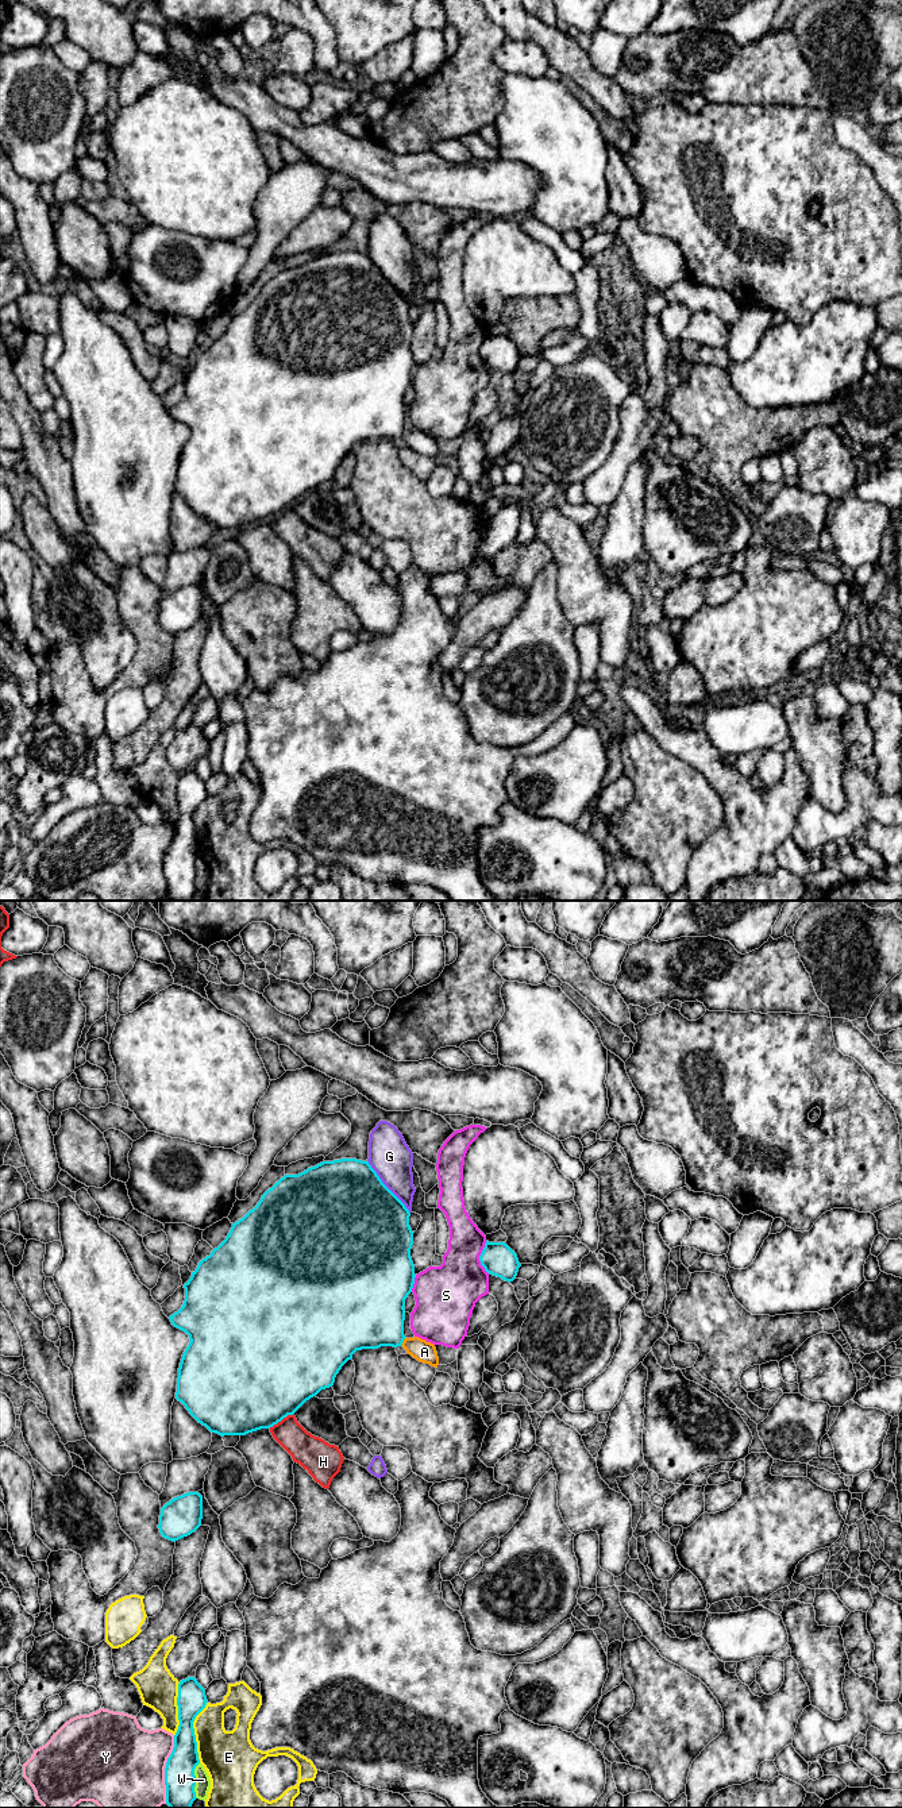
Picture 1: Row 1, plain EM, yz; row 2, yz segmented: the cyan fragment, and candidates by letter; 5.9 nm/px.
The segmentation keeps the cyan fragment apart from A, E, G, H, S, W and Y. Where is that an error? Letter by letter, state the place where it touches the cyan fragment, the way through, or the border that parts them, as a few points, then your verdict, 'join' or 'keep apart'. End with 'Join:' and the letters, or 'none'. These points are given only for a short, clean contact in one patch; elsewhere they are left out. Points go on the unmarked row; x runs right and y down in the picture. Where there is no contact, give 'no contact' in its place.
A: yz (403, 434) | across yz (370, 407), (394, 430), (403, 434), (424, 444) | join
E: yz (193, 825) | keep apart
G: yz (386, 280) | keep apart
H: yz (281, 512) | keep apart
S: yz (480, 350) | keep apart
W: yz (195, 872) | keep apart
Y: yz (165, 862) | keep apart
Join: A

